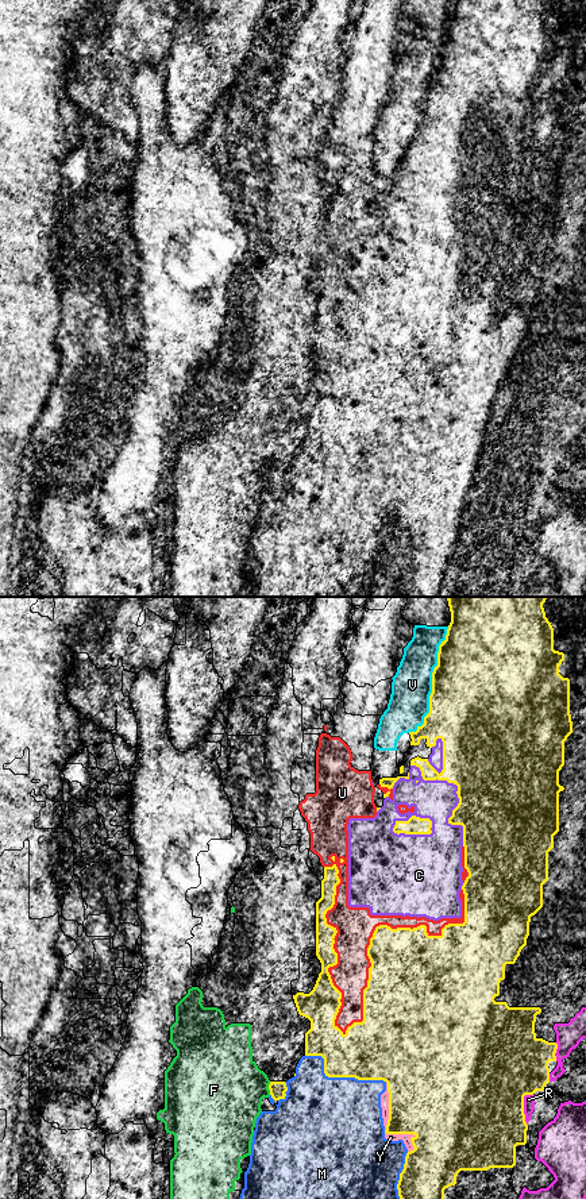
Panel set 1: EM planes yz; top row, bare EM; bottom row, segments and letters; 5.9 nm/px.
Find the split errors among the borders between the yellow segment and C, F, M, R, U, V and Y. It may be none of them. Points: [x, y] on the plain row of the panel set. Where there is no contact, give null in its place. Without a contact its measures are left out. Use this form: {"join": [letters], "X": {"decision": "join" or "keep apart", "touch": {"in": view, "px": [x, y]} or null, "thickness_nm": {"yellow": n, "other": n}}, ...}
{"join": ["C", "M", "U", "Y"], "C": {"decision": "join", "touch": {"in": "yz", "px": [457, 188]}, "thickness_nm": {"yellow": 500, "other": 240}}, "F": {"decision": "keep apart", "touch": {"in": "yz", "px": [269, 484]}, "thickness_nm": {"yellow": 100, "other": 440}}, "M": {"decision": "join", "touch": {"in": "yz", "px": [340, 471]}, "thickness_nm": {"yellow": 360, "other": 500}}, "R": {"decision": "keep apart", "touch": {"in": "yz", "px": [523, 502]}, "thickness_nm": {"yellow": 500, "other": 60}}, "U": {"decision": "join", "touch": {"in": "yz", "px": [381, 320]}, "thickness_nm": {"yellow": 400, "other": 220}}, "V": {"decision": "keep apart", "touch": {"in": "yz", "px": [432, 77]}, "thickness_nm": {"yellow": 500, "other": 240}}, "Y": {"decision": "join", "touch": {"in": "yz", "px": [386, 524]}, "thickness_nm": {"yellow": 360, "other": 50}}}

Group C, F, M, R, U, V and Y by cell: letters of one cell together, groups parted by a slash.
C M U Y / F / R / V

